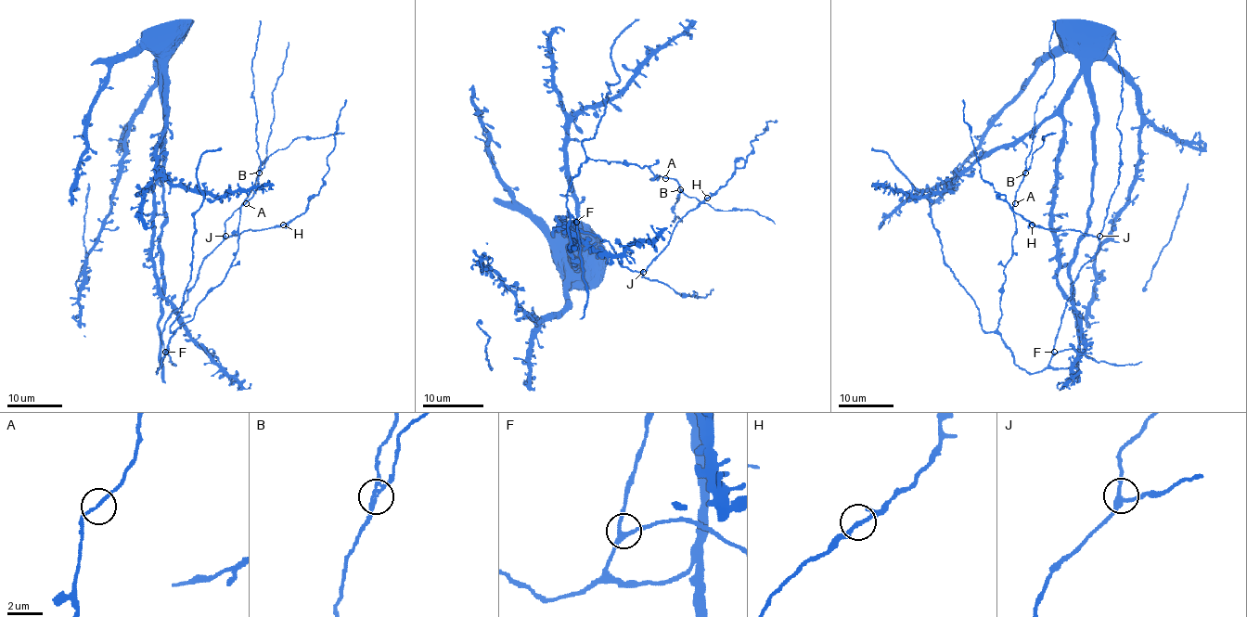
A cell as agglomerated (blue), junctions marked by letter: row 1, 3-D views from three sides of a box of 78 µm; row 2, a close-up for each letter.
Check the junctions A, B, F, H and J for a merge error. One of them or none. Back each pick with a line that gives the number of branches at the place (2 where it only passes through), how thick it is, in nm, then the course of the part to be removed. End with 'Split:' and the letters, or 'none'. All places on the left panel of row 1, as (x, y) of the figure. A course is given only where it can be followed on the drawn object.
B: Branches: 3. Thickness 160 nm. Course of the part to remove: (260, 173), (273, 153), (287, 147), (298, 138), (324, 138), (344, 133)
Split: B

